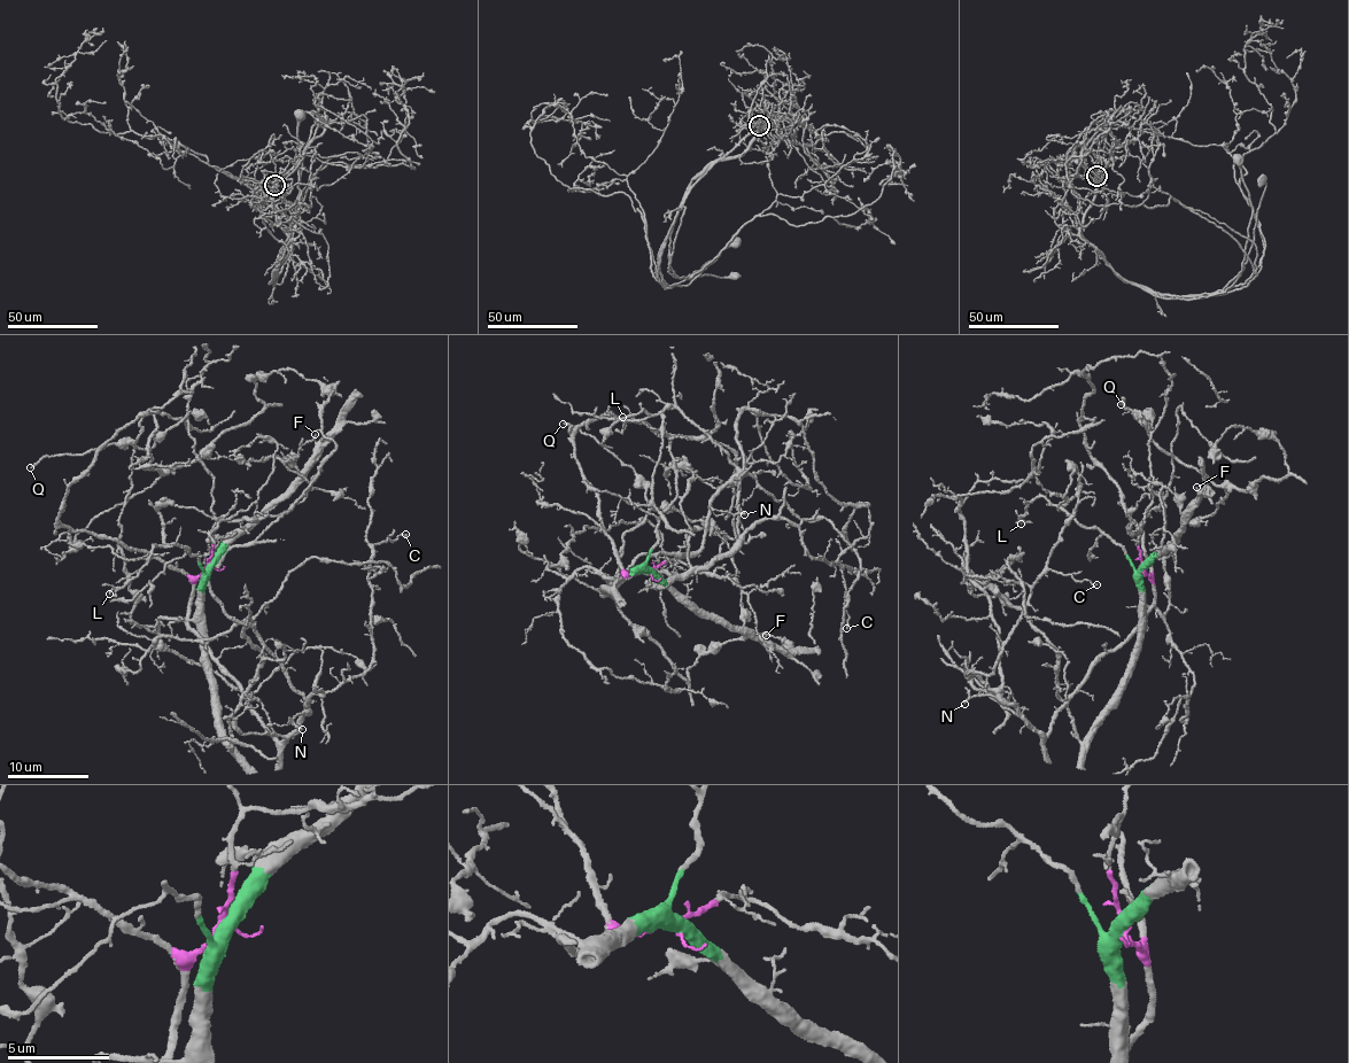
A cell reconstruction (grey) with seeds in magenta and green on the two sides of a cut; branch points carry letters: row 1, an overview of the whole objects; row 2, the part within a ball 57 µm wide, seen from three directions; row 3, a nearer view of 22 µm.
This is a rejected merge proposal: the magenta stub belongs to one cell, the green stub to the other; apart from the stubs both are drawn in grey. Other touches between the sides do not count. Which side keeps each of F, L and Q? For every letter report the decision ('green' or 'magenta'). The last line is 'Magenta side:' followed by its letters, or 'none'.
F: green
L: green
Q: magenta
Magenta side: Q

